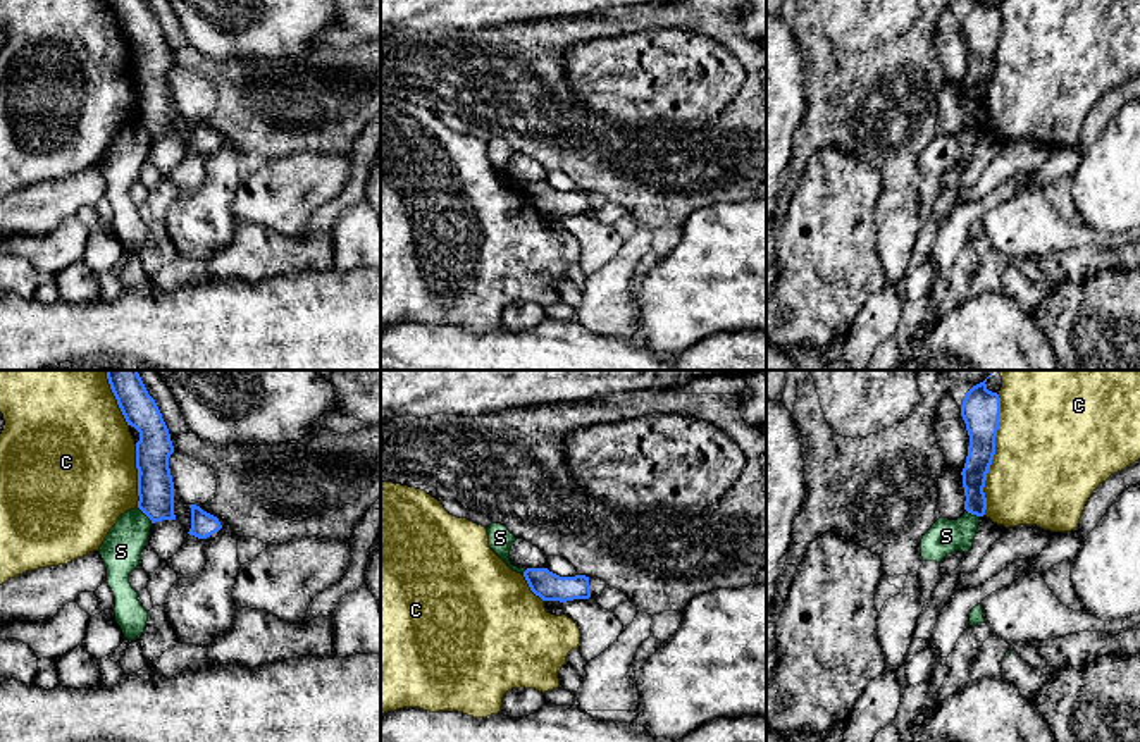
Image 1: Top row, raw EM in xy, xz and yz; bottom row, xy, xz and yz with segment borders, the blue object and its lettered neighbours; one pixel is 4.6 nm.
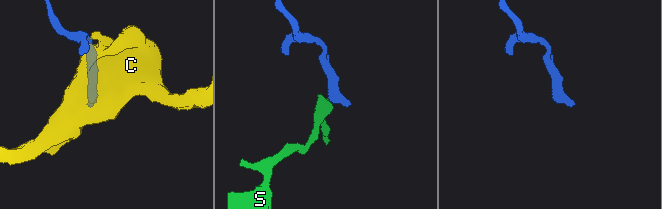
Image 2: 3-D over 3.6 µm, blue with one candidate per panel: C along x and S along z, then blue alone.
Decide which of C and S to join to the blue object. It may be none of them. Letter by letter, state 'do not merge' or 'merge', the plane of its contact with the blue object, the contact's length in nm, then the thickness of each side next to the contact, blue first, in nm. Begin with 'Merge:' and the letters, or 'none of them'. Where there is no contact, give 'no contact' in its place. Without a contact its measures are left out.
Merge: none of them
C: do not merge; contact in yz; length 550 nm; calibres 190 and 500 nm
S: do not merge; contact in xy; length 100 nm; calibres 170 and 190 nm

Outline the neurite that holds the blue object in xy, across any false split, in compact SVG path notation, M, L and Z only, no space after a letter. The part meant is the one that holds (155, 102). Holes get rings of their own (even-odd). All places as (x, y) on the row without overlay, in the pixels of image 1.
M110 0L127 36L139 46L136 57L138 122L152 134L176 134L174 96L169 71L174 67L169 43L145 0Z

